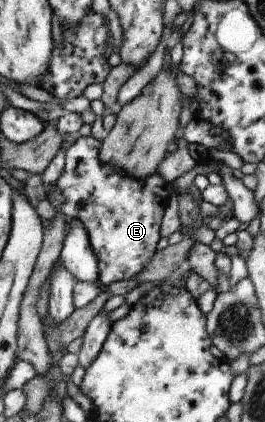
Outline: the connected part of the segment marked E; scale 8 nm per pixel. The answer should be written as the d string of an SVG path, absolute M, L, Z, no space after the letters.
M91 136L79 137L66 149L66 163L56 188L48 194L48 200L55 208L60 207L68 219L80 219L87 228L91 243L100 266L99 282L102 285L114 284L118 280L136 278L154 259L158 252L158 242L162 240L162 216L168 202L175 193L176 186L169 183L158 172L139 179L129 175L123 168L101 161L103 141Z

